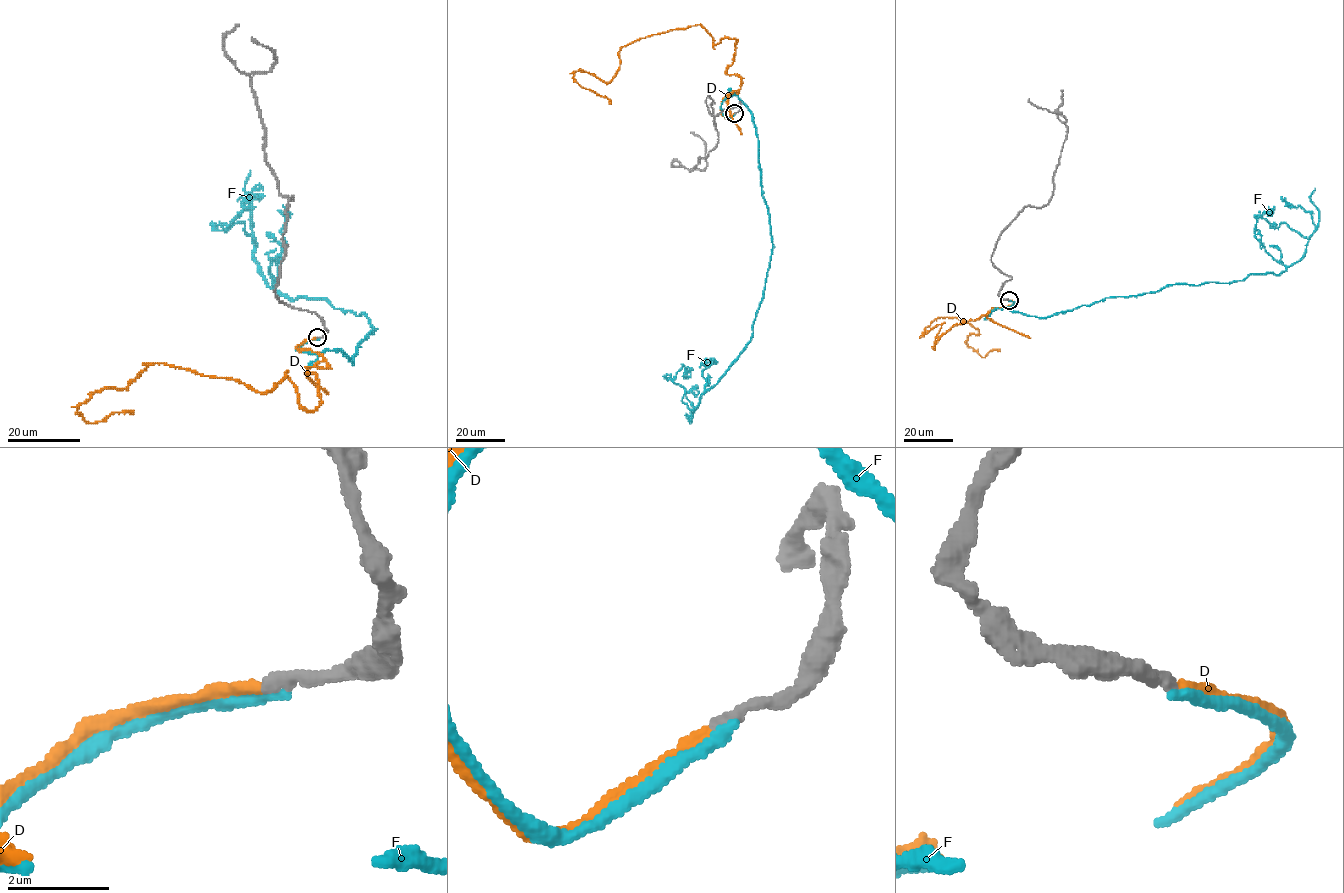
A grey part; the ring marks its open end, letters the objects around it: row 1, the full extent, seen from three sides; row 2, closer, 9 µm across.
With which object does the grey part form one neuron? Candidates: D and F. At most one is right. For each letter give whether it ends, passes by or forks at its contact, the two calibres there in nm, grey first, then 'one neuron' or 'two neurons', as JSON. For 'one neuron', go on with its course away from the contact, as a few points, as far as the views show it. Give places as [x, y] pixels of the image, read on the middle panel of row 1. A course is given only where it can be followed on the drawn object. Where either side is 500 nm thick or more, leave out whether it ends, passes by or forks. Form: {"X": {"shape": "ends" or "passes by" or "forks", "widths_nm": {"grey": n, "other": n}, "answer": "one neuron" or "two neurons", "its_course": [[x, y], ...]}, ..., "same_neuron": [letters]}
{"D": {"shape": "ends", "widths_nm": {"grey": 220, "other": 240}, "answer": "one neuron", "its_course": [[735, 113], [736, 40], [699, 25], [623, 46], [607, 83], [574, 73], [611, 104]]}, "F": {"shape": "ends", "widths_nm": {"grey": 240, "other": 220}, "answer": "two neurons"}, "same_neuron": ["D"]}

